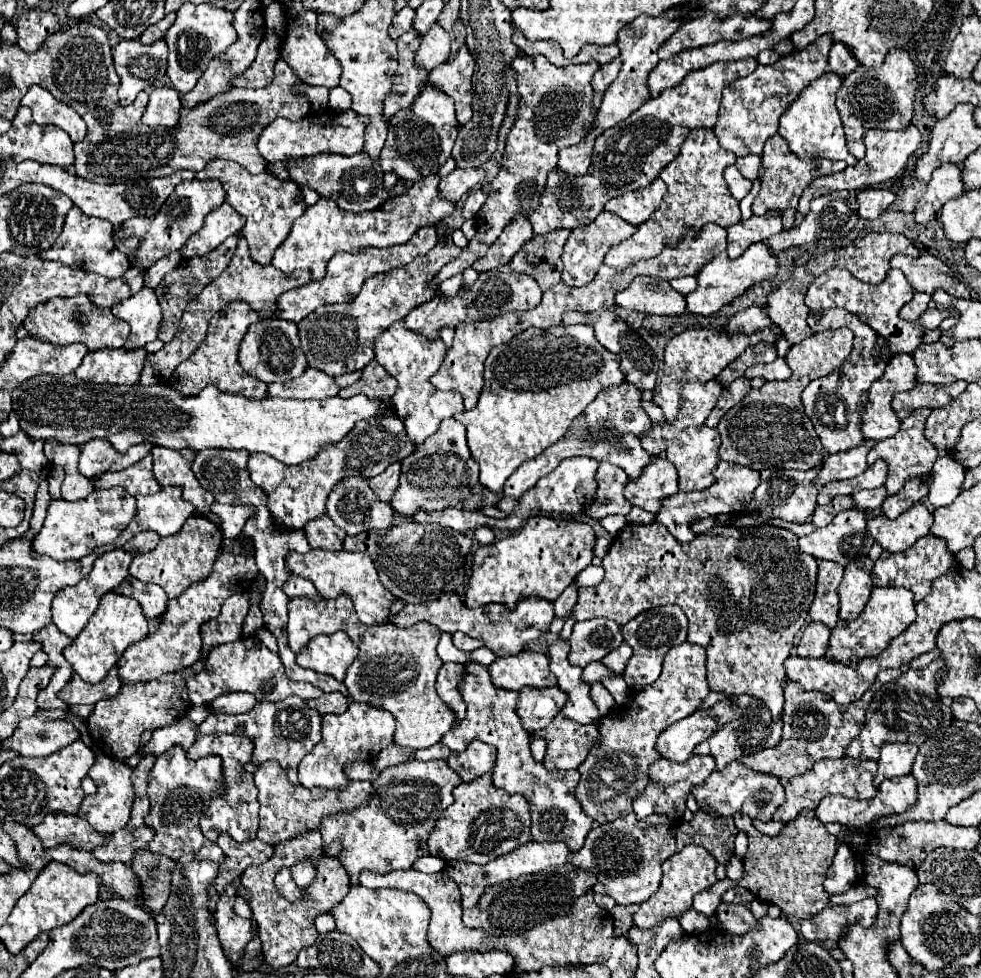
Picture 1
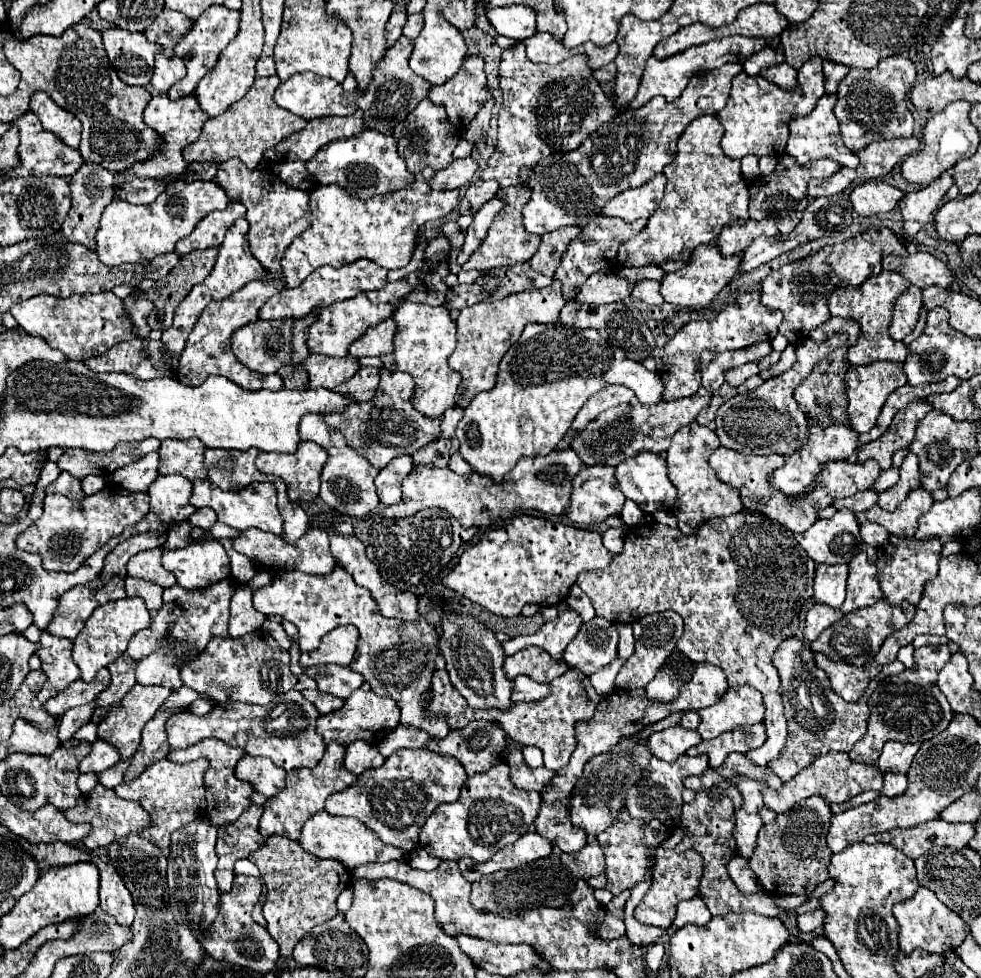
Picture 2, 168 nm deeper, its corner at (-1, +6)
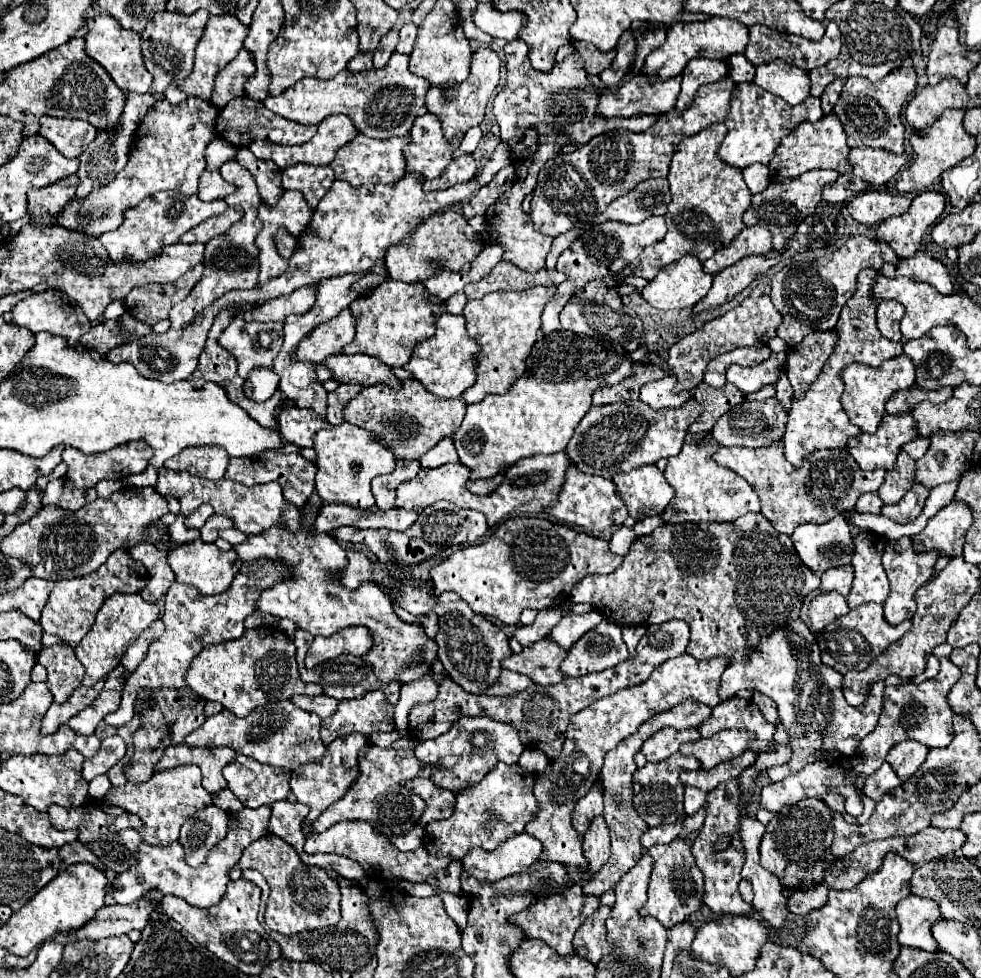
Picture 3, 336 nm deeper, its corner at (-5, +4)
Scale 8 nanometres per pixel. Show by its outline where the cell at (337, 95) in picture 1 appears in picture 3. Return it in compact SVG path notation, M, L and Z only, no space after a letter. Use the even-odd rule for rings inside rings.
M358 53L350 63L348 63L348 71L368 71L368 67L370 67L370 63L372 63L372 53Z

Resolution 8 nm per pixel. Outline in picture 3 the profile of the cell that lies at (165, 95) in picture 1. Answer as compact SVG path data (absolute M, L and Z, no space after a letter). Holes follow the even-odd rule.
M188 97L178 105L172 105L166 99L158 99L140 121L138 133L134 133L136 143L128 153L126 167L106 187L92 191L84 199L72 199L58 213L54 225L98 237L118 229L124 223L124 211L136 207L142 199L154 195L156 191L174 189L184 195L196 195L200 173L206 169L204 151L216 137L216 115L216 107L198 97Z

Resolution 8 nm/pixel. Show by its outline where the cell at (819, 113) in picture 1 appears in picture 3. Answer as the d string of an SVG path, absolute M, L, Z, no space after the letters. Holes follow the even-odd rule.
M830 113L816 123L802 123L786 139L782 139L780 147L776 149L776 155L768 165L770 179L786 181L786 179L794 179L794 177L806 173L810 169L834 169L840 175L850 173L848 151L850 151L850 147L846 145L846 133L842 131L842 123L836 119L836 115Z

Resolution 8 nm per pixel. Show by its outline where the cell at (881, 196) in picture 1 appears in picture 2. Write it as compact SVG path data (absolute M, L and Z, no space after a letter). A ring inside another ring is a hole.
M868 181L864 185L858 185L850 193L850 203L854 205L854 211L858 215L876 215L886 213L896 207L896 203L902 199L902 191L882 183L882 181Z

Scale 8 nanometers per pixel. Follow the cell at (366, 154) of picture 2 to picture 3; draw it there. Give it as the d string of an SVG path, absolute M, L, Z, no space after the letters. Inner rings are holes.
M358 133L350 143L346 143L344 147L338 149L338 153L336 153L334 161L330 163L330 167L334 169L336 179L348 181L354 187L366 185L366 183L394 185L394 183L398 183L406 175L406 163L404 163L402 147L408 141L410 141L410 135L402 135L402 137L378 141L378 139L368 139L362 133Z

